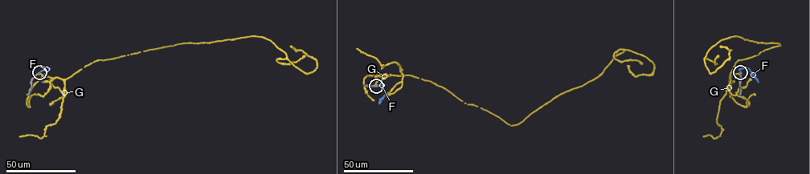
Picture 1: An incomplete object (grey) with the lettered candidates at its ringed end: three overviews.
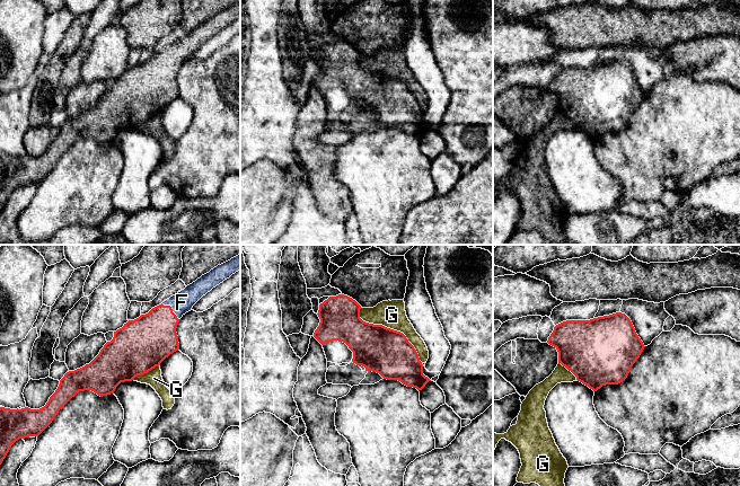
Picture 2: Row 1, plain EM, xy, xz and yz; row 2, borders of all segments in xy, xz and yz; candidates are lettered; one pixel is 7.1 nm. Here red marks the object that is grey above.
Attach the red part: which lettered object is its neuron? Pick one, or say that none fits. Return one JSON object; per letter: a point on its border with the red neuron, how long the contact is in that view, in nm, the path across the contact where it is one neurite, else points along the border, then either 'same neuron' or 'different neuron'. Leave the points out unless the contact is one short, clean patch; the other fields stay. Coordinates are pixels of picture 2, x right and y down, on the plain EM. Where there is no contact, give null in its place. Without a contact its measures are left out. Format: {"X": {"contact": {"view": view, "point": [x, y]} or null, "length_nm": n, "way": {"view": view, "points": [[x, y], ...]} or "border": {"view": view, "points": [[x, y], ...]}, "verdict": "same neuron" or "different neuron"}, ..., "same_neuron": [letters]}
{"F": {"contact": {"view": "xy", "point": [172, 56]}, "length_nm": 170, "verdict": "same neuron"}, "G": {"contact": {"view": "xz", "point": [389, 76]}, "length_nm": 600, "verdict": "different neuron"}, "same_neuron": ["F"]}

